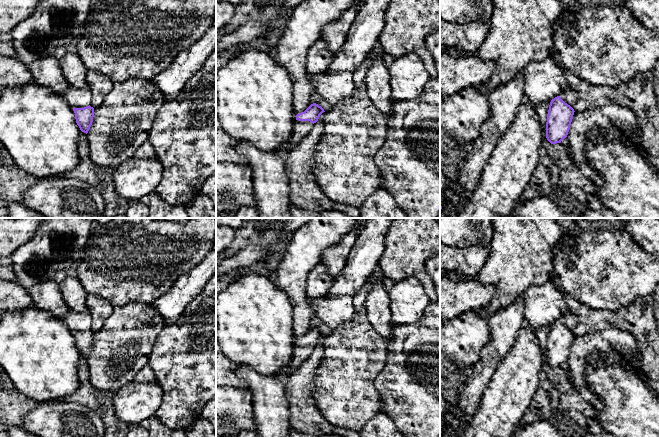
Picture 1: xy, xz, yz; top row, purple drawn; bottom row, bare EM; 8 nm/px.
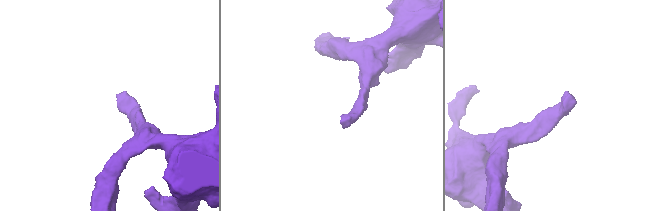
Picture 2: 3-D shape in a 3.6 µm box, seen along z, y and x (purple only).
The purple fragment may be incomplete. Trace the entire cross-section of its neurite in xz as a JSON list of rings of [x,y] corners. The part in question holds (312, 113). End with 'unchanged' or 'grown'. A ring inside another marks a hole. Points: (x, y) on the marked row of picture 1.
[[[316,103],[311,104],[304,112],[296,115],[293,129],[288,141],[282,145],[281,153],[286,155],[313,129],[324,109]]]; grown

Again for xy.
[[[70,86],[62,96],[72,107],[80,130],[87,134],[94,117],[94,108],[90,106],[92,101],[91,91],[88,88],[79,89]]]; grown

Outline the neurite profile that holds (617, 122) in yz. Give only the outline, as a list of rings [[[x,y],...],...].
[[[604,105],[582,112],[575,111],[567,135],[568,155],[571,160],[593,165],[585,156],[585,146],[589,143],[587,135],[593,130],[603,131],[610,140],[620,140],[623,144],[638,150],[643,156],[649,153],[642,146],[640,127],[633,111],[619,105]]]

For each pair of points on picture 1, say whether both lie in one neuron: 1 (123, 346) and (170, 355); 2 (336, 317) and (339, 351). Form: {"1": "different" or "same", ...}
{"1": "different", "2": "different"}

